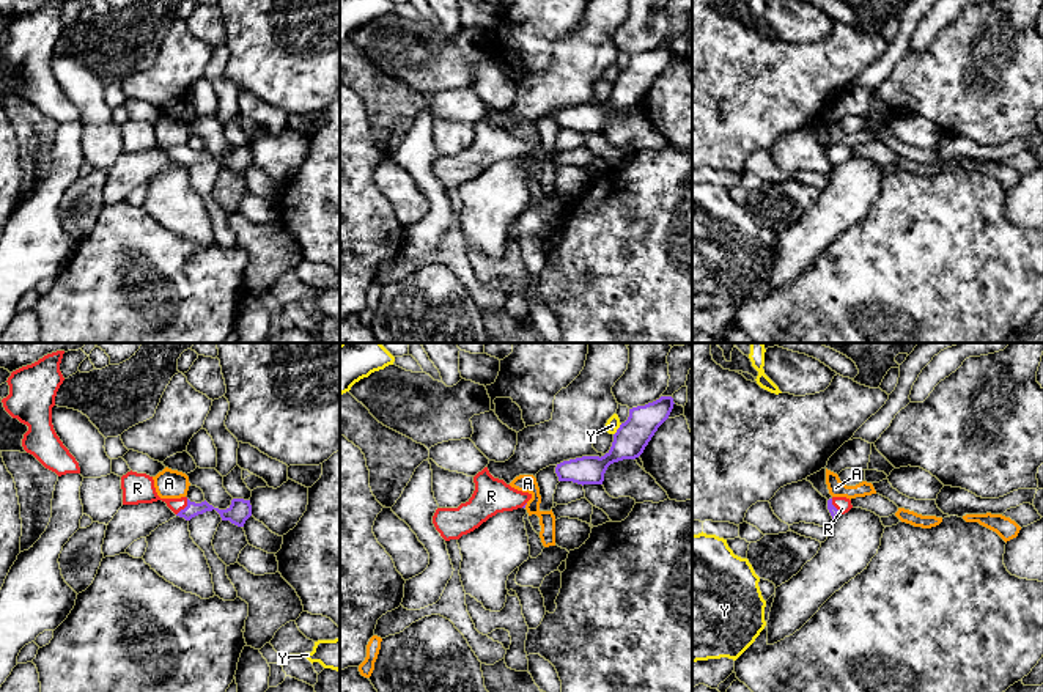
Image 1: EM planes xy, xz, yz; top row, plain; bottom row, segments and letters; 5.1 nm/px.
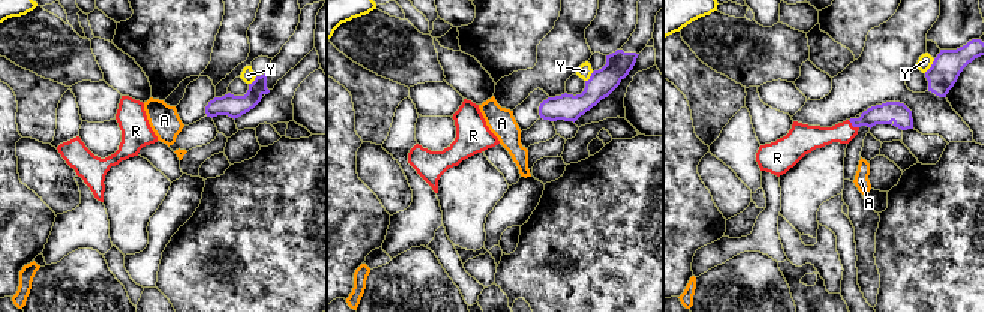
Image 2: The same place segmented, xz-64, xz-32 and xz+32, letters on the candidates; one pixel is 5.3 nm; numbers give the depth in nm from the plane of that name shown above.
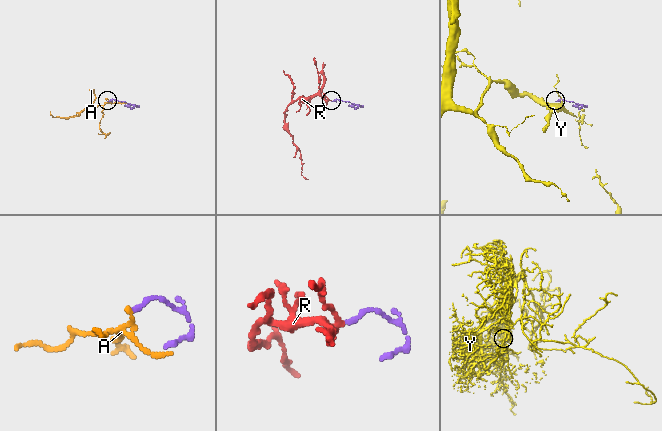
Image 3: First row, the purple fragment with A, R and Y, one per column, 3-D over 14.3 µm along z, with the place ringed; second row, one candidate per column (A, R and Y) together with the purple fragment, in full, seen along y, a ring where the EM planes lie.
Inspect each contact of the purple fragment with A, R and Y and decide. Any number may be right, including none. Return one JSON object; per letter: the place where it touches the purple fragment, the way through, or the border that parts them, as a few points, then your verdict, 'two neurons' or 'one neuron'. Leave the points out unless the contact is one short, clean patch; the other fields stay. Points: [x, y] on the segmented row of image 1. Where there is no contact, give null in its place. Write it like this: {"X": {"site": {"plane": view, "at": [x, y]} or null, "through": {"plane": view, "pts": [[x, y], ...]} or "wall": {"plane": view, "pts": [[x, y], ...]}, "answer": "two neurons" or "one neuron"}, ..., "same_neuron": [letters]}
{"A": {"site": {"plane": "xz", "at": [526, 504]}, "wall": {"plane": "xz", "pts": [[527, 504], [524, 507]]}, "answer": "two neurons"}, "R": {"site": {"plane": "xy", "at": [186, 507]}, "through": {"plane": "xy", "pts": [[235, 511], [186, 507], [153, 497], [140, 489]]}, "answer": "one neuron"}, "Y": {"site": {"plane": "xz", "at": [617, 430]}, "wall": {"plane": "xz", "pts": [[622, 423], [614, 434]]}, "answer": "two neurons"}, "same_neuron": ["R"]}

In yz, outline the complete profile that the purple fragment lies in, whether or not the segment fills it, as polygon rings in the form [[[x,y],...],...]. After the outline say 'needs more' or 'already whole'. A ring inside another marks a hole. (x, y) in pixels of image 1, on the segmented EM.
[[[832,497],[827,500],[827,510],[832,519],[840,517],[853,508],[851,500],[846,497]]]; needs more

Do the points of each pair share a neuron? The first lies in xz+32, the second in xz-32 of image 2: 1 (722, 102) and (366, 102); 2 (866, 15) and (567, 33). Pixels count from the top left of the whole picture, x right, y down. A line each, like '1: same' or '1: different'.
1: same
2: different

